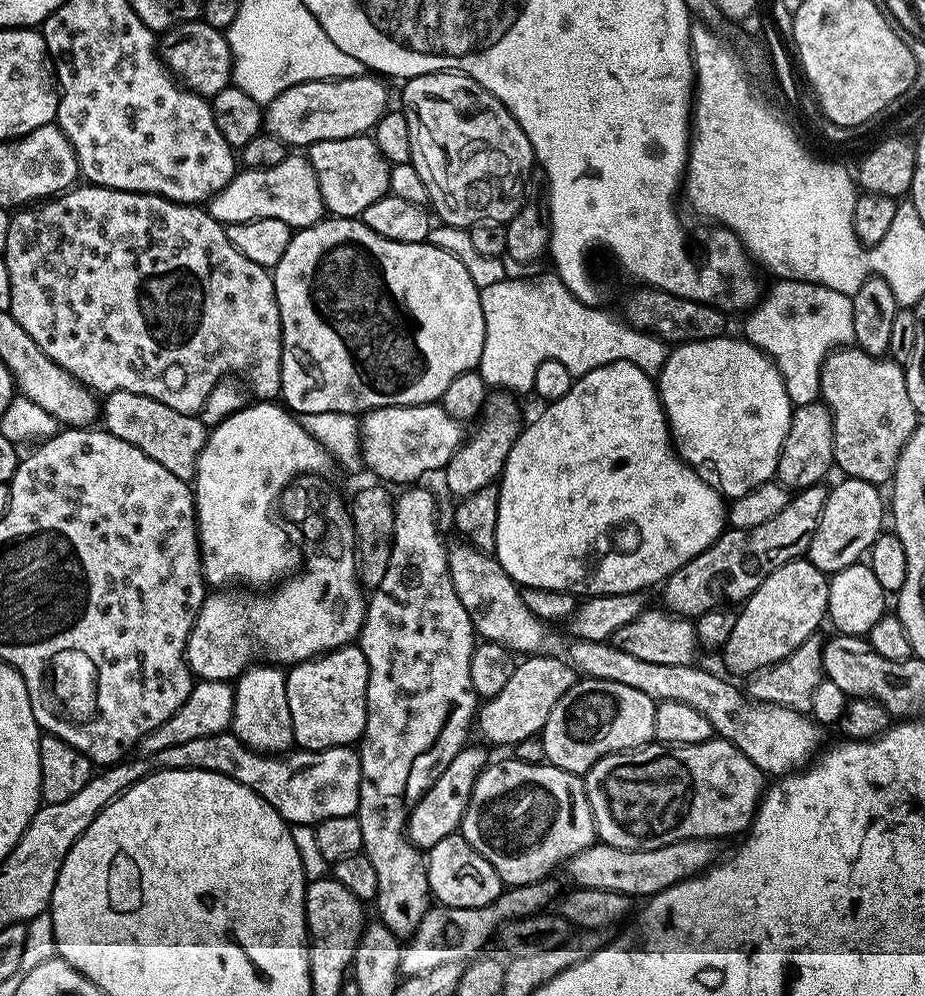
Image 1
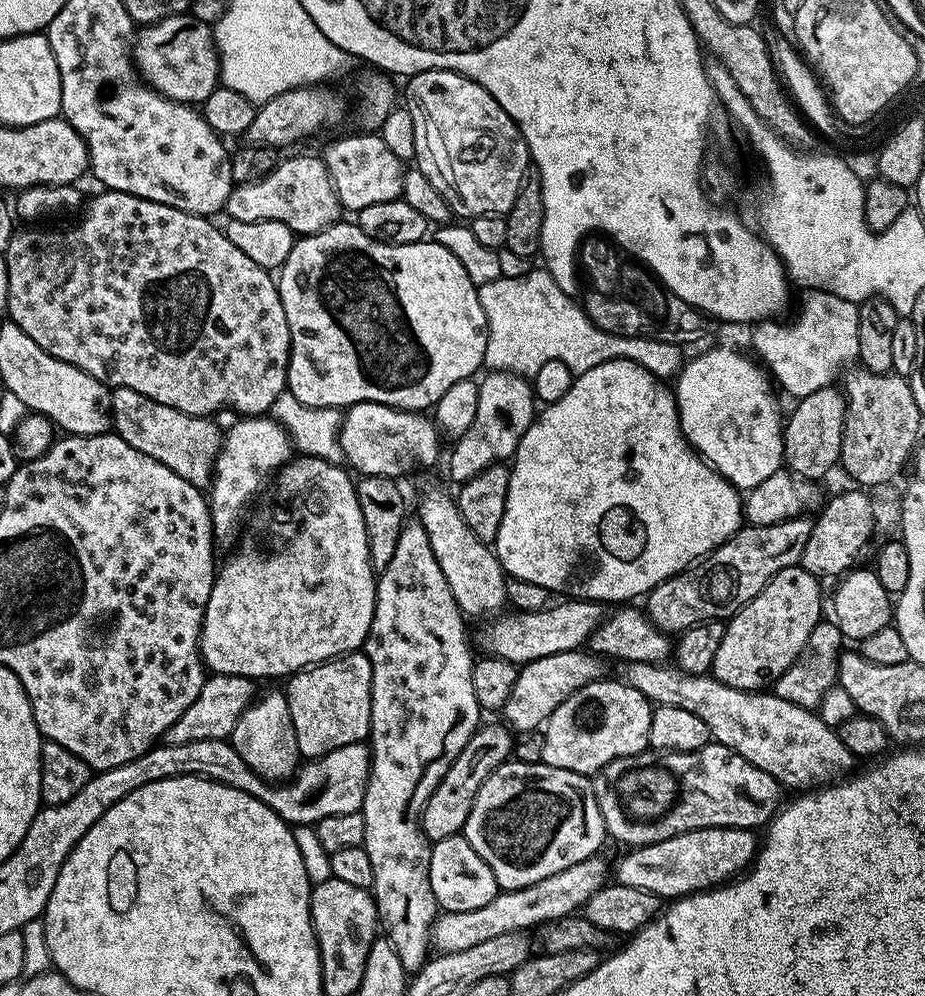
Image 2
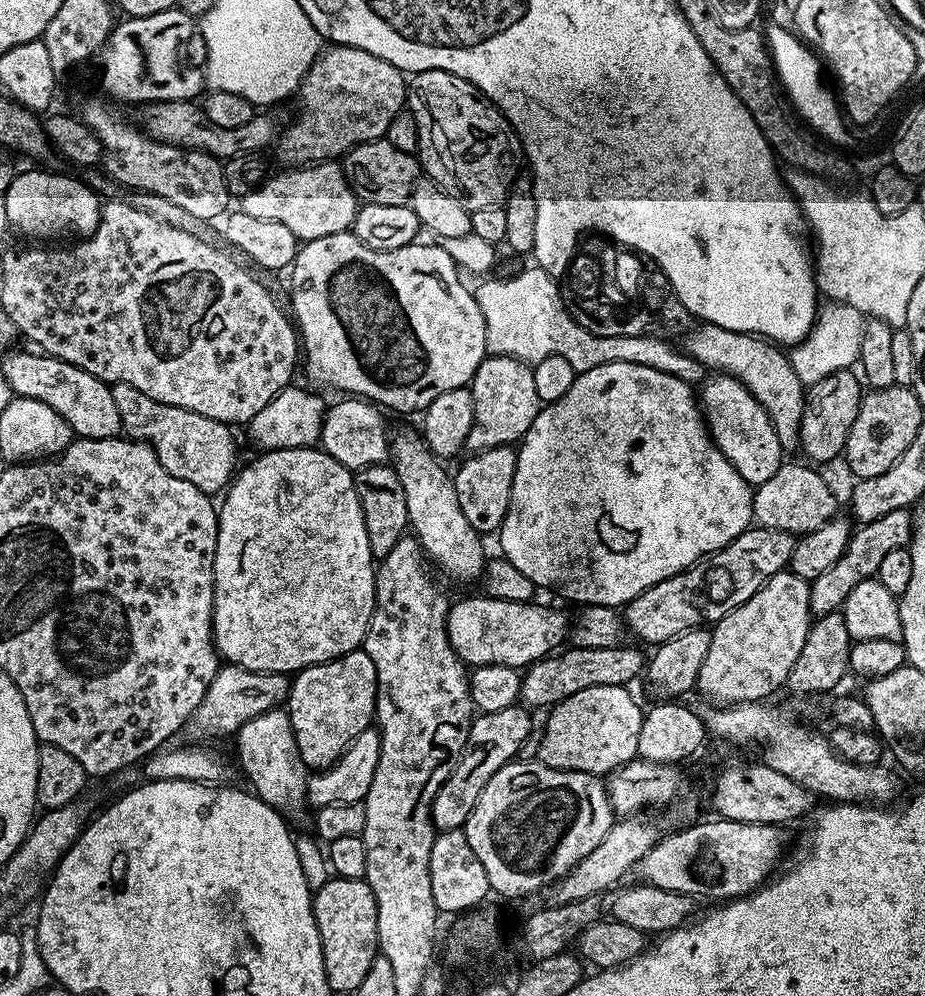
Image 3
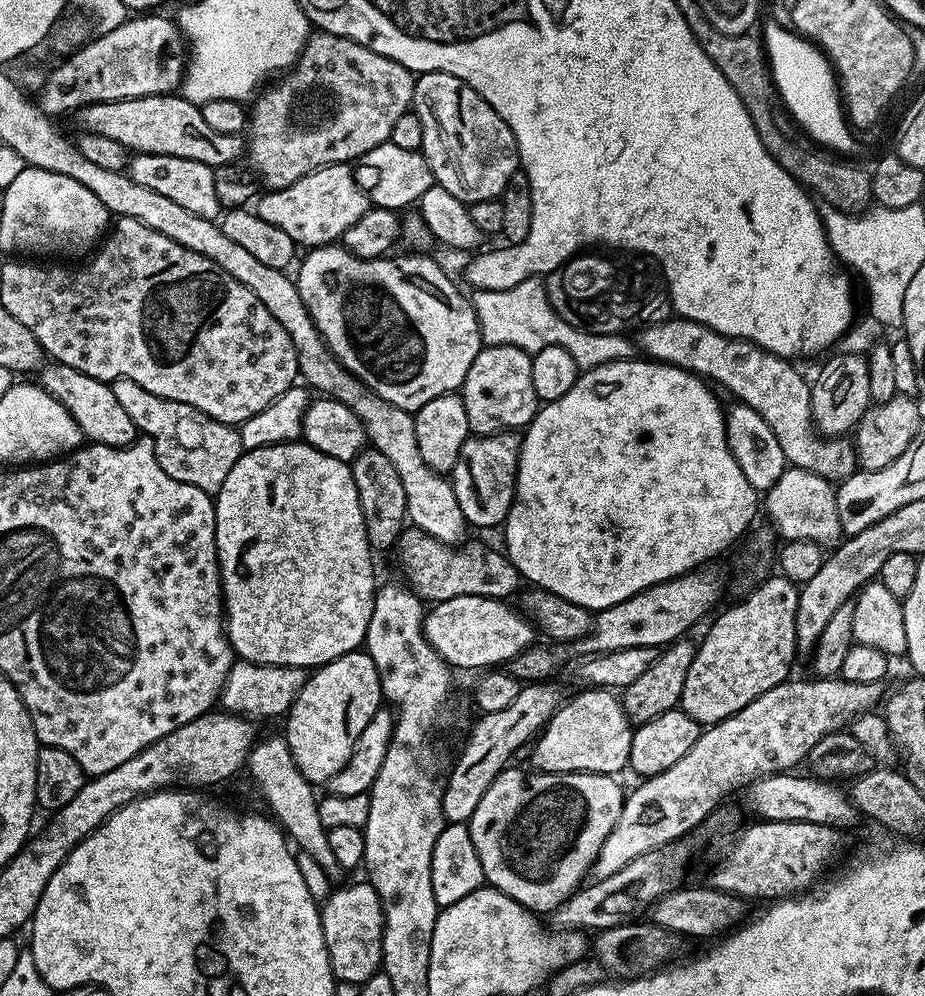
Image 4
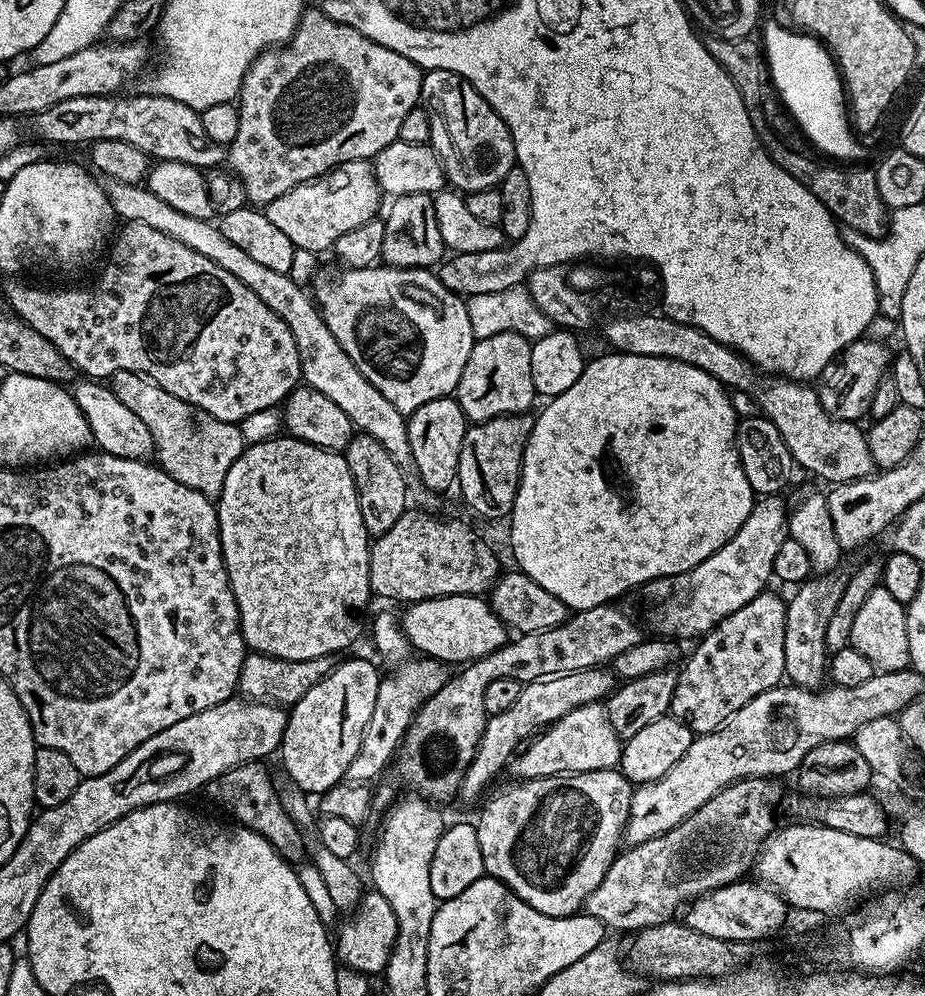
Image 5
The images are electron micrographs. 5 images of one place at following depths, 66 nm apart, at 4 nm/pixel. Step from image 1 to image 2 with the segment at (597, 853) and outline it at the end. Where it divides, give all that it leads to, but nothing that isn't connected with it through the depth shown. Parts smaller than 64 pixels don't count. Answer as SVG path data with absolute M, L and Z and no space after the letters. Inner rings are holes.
M699 828L674 838L666 838L657 844L641 844L633 850L625 851L628 853L620 861L615 861L614 880L622 886L634 886L634 890L646 890L661 898L679 898L691 896L694 892L707 892L739 877L755 861L758 851L756 835L755 831L746 828Z

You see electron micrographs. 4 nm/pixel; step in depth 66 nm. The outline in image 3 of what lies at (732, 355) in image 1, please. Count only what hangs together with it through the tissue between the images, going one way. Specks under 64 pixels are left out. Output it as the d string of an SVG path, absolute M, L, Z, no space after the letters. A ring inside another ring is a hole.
M723 374L715 378L717 380L709 379L703 385L704 396L702 392L702 412L712 441L716 443L718 451L732 463L734 470L742 474L747 484L755 486L766 482L766 478L773 476L782 463L778 434L764 407L748 393L748 389L740 381Z

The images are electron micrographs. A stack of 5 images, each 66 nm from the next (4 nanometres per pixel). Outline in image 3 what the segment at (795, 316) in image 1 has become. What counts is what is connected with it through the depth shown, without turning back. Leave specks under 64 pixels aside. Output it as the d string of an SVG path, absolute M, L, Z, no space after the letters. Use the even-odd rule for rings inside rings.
M828 302L817 311L816 323L812 331L788 352L789 364L798 376L800 384L809 388L822 378L834 372L855 367L860 360L863 333L866 331L866 317L860 310L849 304Z

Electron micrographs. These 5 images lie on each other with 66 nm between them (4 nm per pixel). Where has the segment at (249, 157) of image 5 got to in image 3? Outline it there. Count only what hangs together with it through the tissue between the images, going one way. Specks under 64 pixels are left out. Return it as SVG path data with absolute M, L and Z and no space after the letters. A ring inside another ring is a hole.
M332 46L329 49L329 52L328 49L321 51L300 83L300 109L296 112L296 121L281 136L279 133L280 160L284 166L332 162L360 144L387 137L390 122L405 107L406 76L399 68L366 50L347 46Z

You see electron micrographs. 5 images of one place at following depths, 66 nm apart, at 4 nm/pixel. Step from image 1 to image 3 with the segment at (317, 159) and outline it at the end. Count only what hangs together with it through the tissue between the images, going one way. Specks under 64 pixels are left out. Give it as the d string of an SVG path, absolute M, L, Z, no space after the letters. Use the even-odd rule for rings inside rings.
M386 138L371 140L352 148L343 157L342 167L357 201L378 206L408 204L416 181L422 176L417 157L413 153L398 150L398 146Z

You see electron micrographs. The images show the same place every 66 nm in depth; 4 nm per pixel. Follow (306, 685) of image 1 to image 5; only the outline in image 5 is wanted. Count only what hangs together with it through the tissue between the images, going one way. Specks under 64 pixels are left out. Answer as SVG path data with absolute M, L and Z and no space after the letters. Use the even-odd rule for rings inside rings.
M344 660L341 664L339 661L326 678L291 705L278 757L292 775L291 783L301 792L323 794L344 780L354 754L358 754L358 746L362 746L366 722L374 714L374 698L378 698L381 679L382 672L368 660Z

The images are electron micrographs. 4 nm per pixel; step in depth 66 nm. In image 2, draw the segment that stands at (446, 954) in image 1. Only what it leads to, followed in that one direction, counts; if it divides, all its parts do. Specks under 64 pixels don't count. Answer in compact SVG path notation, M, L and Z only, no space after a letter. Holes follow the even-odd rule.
M593 858L575 863L574 866L558 871L541 882L534 882L533 886L524 887L522 890L497 891L496 897L486 902L486 906L478 906L478 910L441 911L432 924L431 947L440 954L470 950L472 946L487 942L500 934L524 932L526 928L531 929L541 922L573 915L594 893L609 883L611 863L600 859Z

